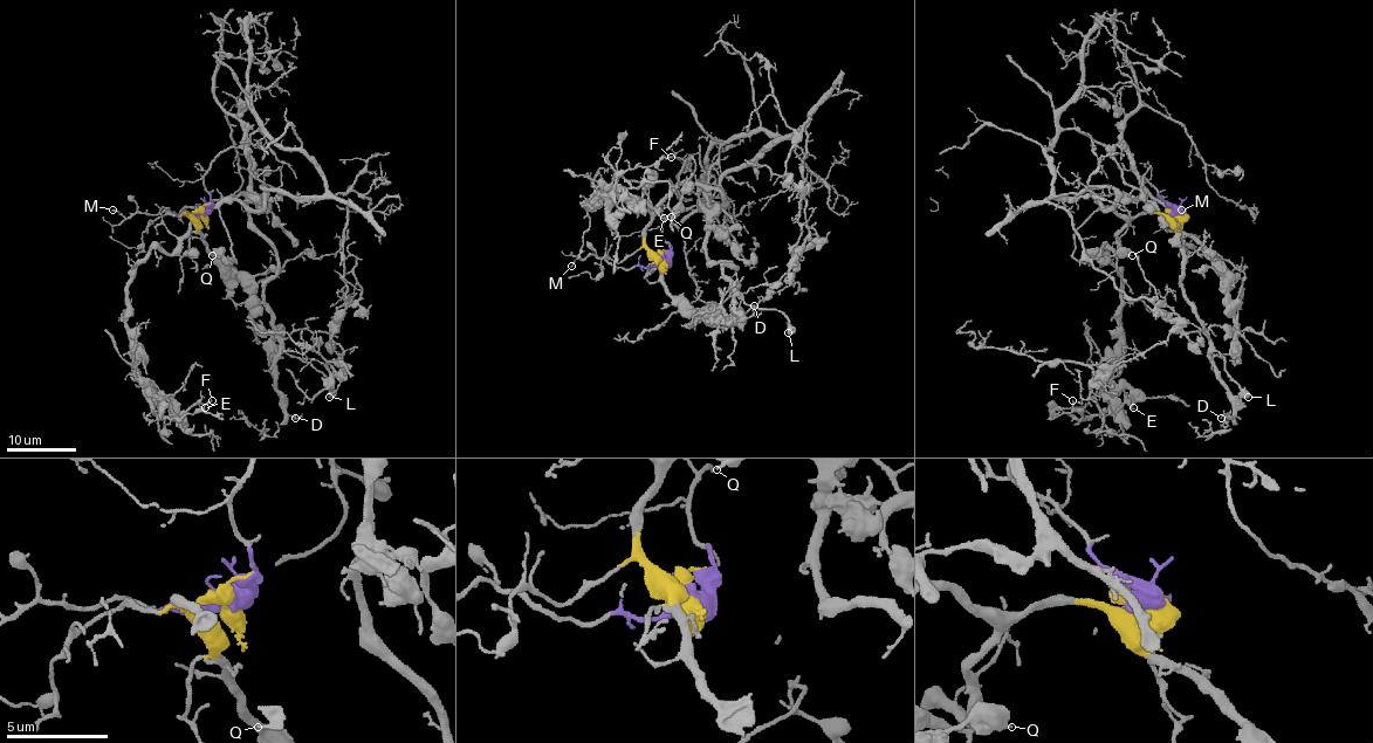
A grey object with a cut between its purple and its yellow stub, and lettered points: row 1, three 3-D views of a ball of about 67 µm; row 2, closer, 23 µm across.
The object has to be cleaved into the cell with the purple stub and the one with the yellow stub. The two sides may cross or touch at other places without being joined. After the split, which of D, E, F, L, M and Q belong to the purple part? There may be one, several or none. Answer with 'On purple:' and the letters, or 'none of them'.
On purple: D, L, M

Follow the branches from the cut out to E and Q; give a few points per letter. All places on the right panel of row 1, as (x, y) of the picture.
E: (1176, 212), (1133, 217), (1117, 254), (1106, 248), (1120, 286), (1105, 400), (1133, 407)
Q: (1176, 212), (1117, 215), (1110, 208), (1098, 208), (1077, 229), (1073, 255), (1079, 261), (1131, 255)

